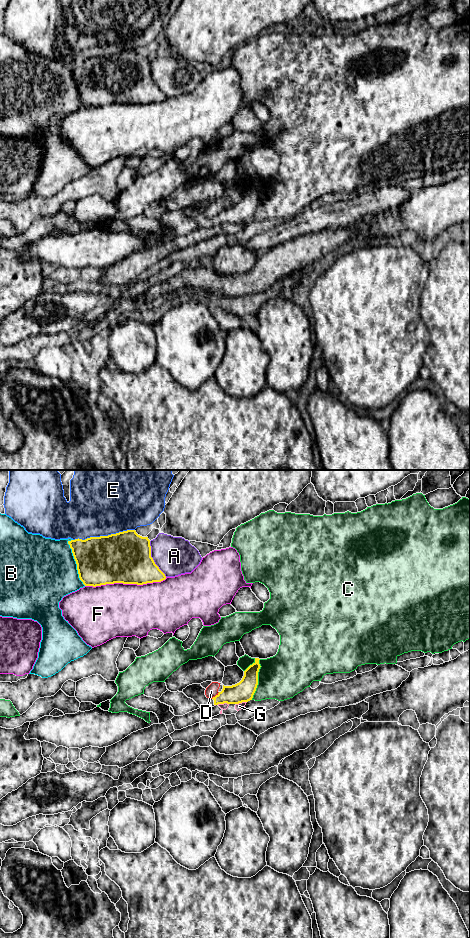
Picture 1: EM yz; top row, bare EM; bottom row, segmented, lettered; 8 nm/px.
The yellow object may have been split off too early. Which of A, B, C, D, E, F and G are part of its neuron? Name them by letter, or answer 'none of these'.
none of these

